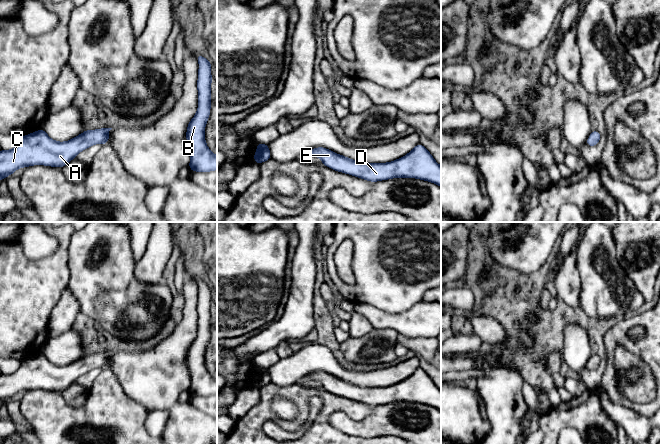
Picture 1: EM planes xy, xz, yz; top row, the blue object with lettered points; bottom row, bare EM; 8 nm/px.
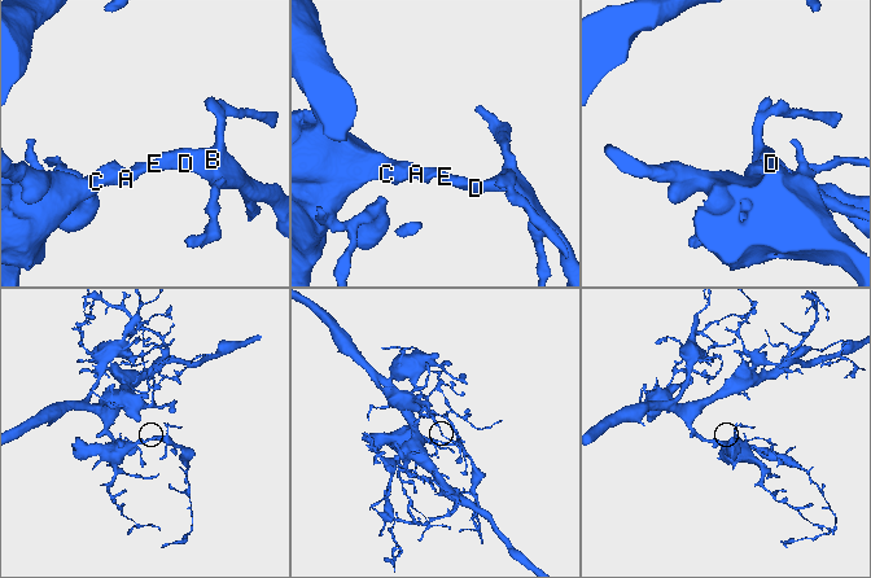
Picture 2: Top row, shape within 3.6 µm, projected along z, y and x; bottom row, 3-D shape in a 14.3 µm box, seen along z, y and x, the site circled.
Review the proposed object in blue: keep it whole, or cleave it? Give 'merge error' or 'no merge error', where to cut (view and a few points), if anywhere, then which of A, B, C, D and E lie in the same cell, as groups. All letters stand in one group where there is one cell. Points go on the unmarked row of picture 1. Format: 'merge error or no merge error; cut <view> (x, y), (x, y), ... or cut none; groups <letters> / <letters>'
no merge error; cut none; groups A B C D E

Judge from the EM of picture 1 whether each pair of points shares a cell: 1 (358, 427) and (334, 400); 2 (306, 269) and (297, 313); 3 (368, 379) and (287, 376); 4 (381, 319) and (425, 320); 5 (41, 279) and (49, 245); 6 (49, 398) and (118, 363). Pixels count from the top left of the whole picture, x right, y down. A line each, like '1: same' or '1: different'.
1: different
2: same
3: same
4: same
5: different
6: different

